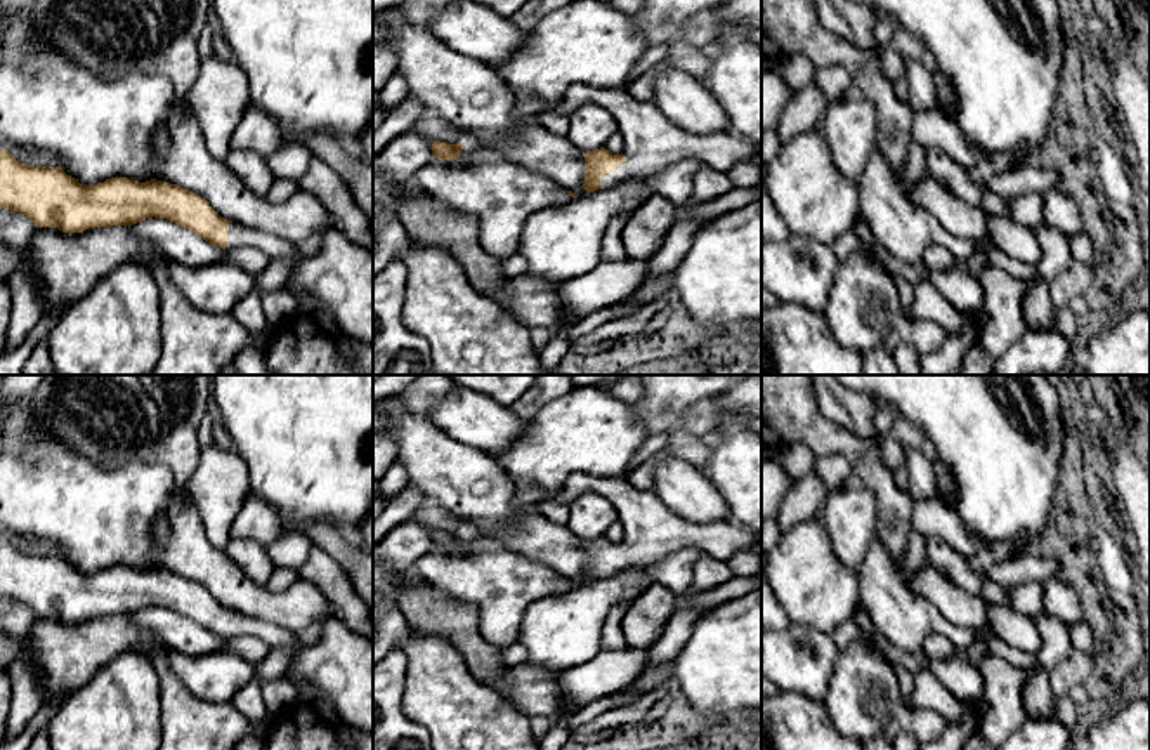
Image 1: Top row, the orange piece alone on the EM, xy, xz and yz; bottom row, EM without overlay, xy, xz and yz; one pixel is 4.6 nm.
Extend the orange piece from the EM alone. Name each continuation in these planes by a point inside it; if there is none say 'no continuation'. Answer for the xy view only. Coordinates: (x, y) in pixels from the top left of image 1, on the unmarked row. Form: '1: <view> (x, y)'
1: xy (339, 665)

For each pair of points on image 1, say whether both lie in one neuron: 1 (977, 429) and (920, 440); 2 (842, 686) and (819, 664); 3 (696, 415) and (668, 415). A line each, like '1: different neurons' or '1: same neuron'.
1: different neurons
2: different neurons
3: different neurons

